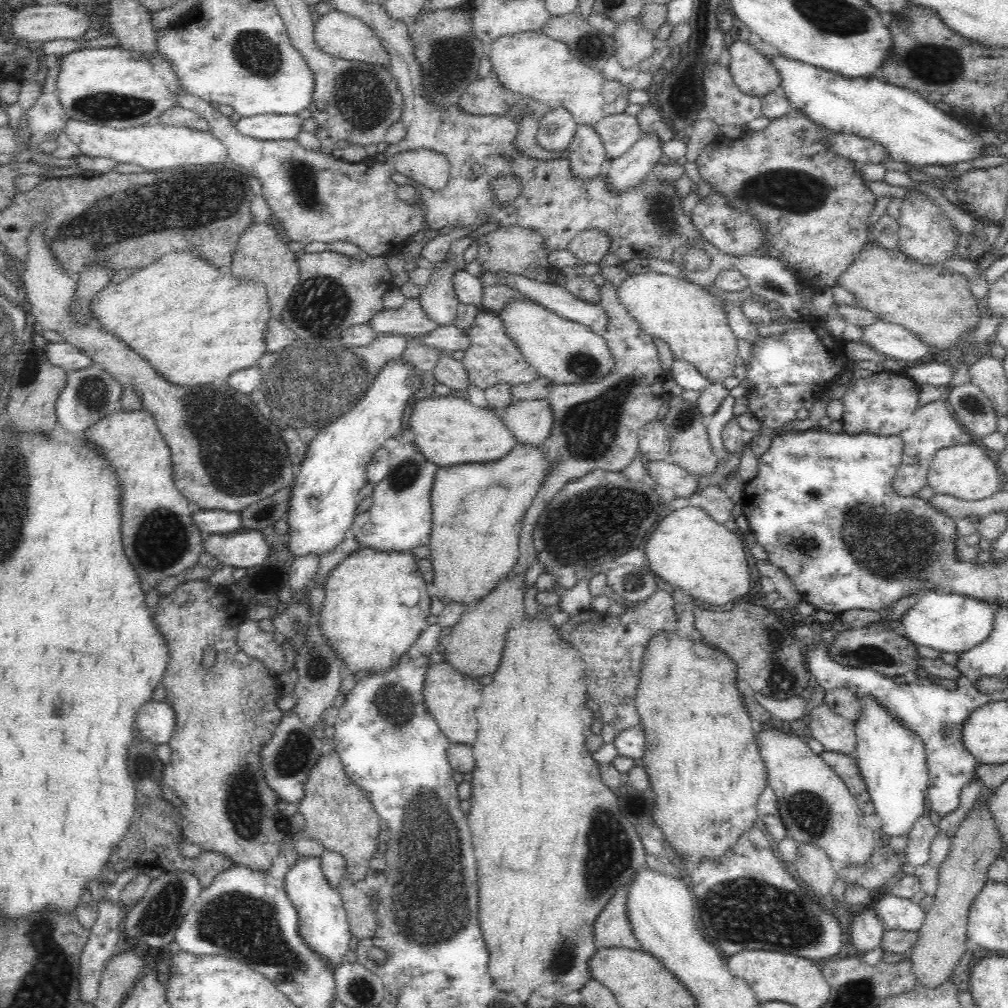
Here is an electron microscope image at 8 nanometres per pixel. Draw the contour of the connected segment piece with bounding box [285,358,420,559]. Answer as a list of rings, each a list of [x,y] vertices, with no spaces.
[[[401,358],[386,364],[378,378],[370,384],[366,394],[351,407],[350,411],[338,416],[334,422],[326,424],[318,430],[314,440],[307,443],[306,454],[296,467],[295,477],[291,484],[289,507],[286,523],[288,524],[288,554],[294,559],[305,557],[322,558],[332,553],[343,541],[346,532],[351,529],[354,518],[357,516],[357,496],[359,490],[367,483],[366,469],[372,455],[382,447],[388,438],[399,432],[402,411],[412,394],[420,387],[420,380],[411,366],[402,362]]]

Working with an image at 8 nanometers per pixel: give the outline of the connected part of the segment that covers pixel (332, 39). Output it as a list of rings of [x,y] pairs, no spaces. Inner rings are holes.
[[[336,9],[320,15],[319,19],[314,23],[314,43],[316,43],[318,51],[322,51],[322,53],[334,58],[380,64],[390,68],[388,54],[382,49],[380,39],[376,37],[371,28],[366,26],[366,23],[359,18]]]

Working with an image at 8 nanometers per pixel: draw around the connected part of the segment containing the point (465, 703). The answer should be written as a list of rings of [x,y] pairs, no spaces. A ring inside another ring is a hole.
[[[448,662],[430,664],[424,675],[422,698],[427,711],[451,743],[471,745],[477,735],[476,709],[480,706],[484,685],[479,678],[468,678]]]

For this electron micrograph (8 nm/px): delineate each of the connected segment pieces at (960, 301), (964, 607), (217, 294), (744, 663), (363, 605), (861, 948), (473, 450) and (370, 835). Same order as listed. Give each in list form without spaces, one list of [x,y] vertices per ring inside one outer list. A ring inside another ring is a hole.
[[[872,240],[865,242],[849,268],[838,275],[836,283],[854,294],[858,307],[873,312],[884,322],[902,326],[915,334],[920,342],[941,349],[959,345],[963,334],[974,328],[982,318],[976,298],[970,293],[968,277],[952,273],[942,265],[924,265],[920,261],[910,259],[902,251],[888,252]]]
[[[945,589],[926,590],[912,607],[901,616],[905,636],[918,648],[924,646],[940,653],[960,653],[978,646],[993,627],[996,604],[990,600],[979,600],[962,594],[946,592]]]
[[[176,251],[165,254],[156,262],[149,264],[146,268],[137,269],[126,279],[118,284],[108,283],[104,288],[100,289],[89,302],[90,322],[97,324],[101,330],[108,334],[113,334],[118,340],[121,340],[130,350],[139,354],[159,375],[160,378],[167,380],[174,386],[183,386],[184,388],[192,388],[192,386],[203,386],[212,384],[219,379],[227,379],[229,374],[251,367],[258,364],[260,358],[266,354],[263,332],[270,320],[270,306],[267,303],[267,296],[264,287],[261,284],[252,282],[240,282],[231,274],[229,266],[222,268],[214,268],[205,260],[202,260],[195,252]]]
[[[736,600],[726,612],[700,609],[693,612],[693,625],[701,634],[701,640],[734,663],[735,680],[744,680],[752,690],[778,700],[798,695],[813,684],[810,672],[802,663],[797,639],[792,637],[790,627],[784,628],[784,621],[789,619],[790,608],[787,606],[778,609],[741,600]]]
[[[360,548],[356,555],[351,555],[344,562],[340,562],[328,575],[324,589],[325,599],[317,625],[323,638],[328,641],[326,645],[340,659],[342,672],[360,677],[388,672],[390,668],[398,667],[406,654],[413,652],[414,642],[427,625],[426,618],[431,613],[430,596],[422,575],[418,573],[416,559],[413,552],[382,554]],[[410,588],[416,588],[418,592],[418,602],[414,606],[408,606],[404,602],[406,598],[402,596],[402,592]]]
[[[869,906],[857,910],[850,930],[850,944],[858,952],[870,952],[878,948],[884,932],[882,923],[874,916]]]
[[[455,395],[422,397],[414,403],[407,418],[417,451],[438,467],[460,463],[490,462],[504,456],[514,445],[515,438],[501,418],[486,407],[474,405],[467,398]]]
[[[337,751],[324,752],[304,783],[304,796],[297,802],[297,812],[304,816],[303,834],[319,842],[324,850],[335,852],[345,860],[345,874],[354,883],[363,885],[370,860],[377,856],[381,818],[366,793],[345,775]]]

